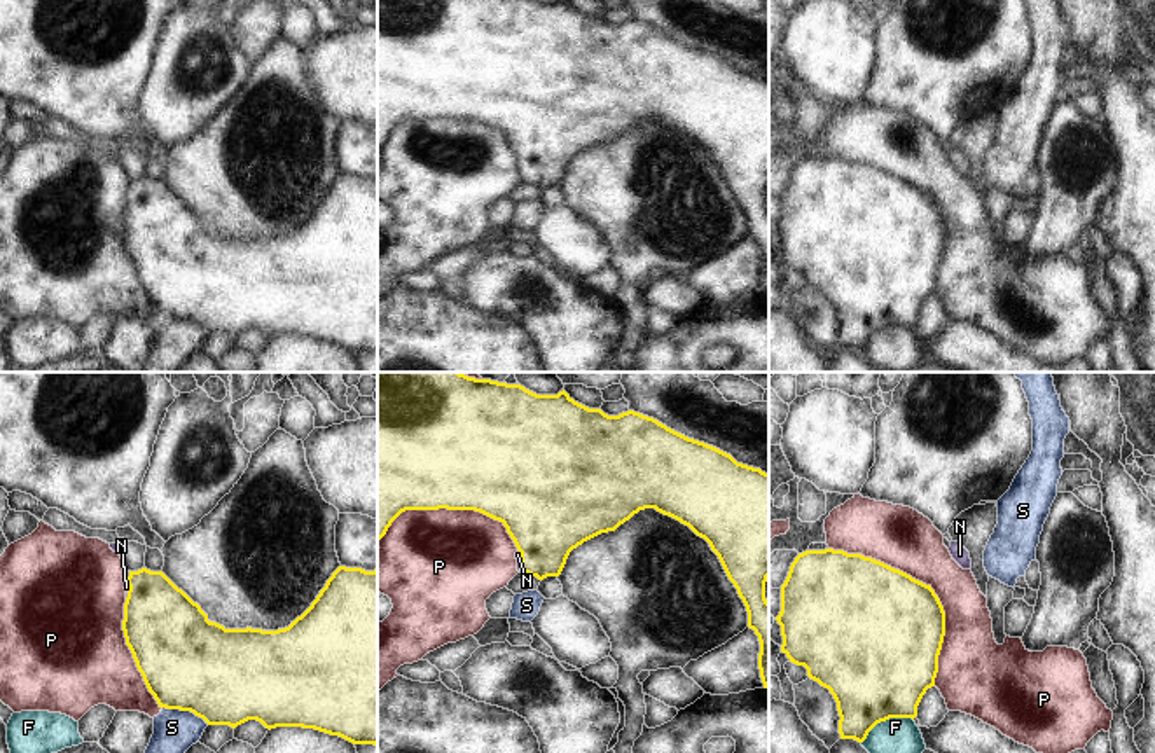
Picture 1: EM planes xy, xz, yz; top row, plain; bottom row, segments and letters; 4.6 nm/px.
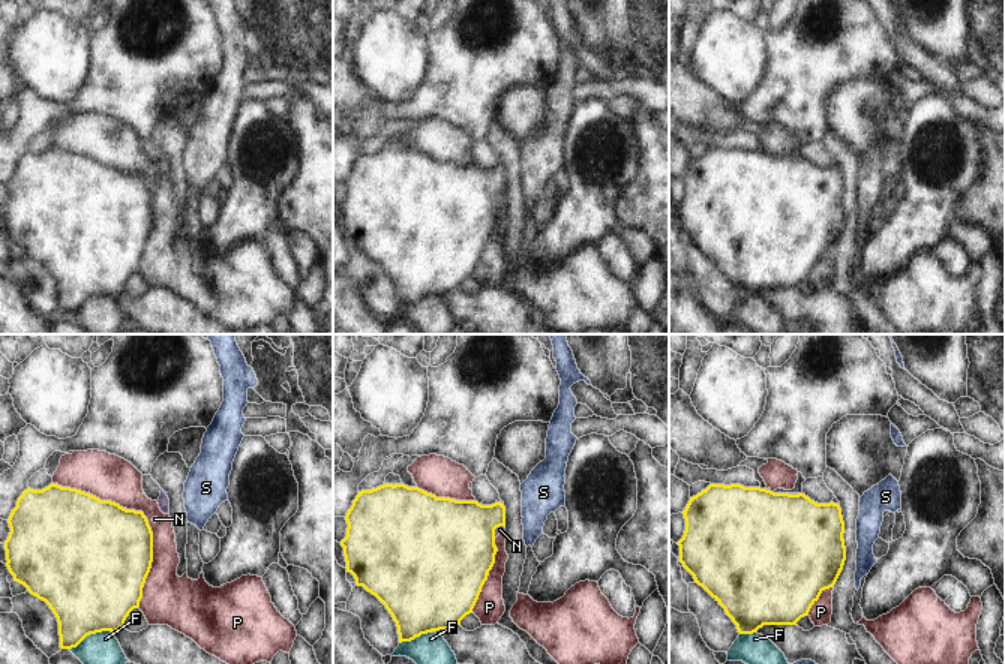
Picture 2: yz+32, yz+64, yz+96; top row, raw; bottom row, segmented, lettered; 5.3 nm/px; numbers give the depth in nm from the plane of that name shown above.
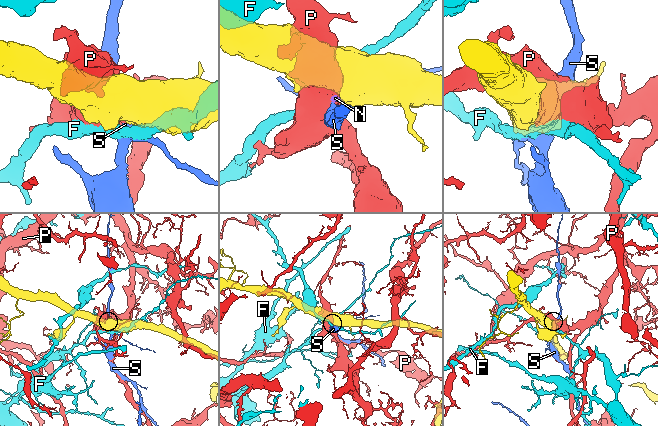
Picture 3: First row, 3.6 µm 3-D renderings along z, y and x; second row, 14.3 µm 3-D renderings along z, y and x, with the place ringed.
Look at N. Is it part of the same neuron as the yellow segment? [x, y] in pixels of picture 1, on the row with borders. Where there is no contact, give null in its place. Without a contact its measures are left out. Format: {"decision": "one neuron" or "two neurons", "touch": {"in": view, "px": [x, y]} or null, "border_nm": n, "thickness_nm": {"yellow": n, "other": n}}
{"decision": "one neuron", "touch": {"in": "xz", "px": [521, 559]}, "border_nm": 110, "thickness_nm": {"yellow": 400, "other": 30}}

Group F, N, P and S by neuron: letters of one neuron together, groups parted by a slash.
F / N / P / S

